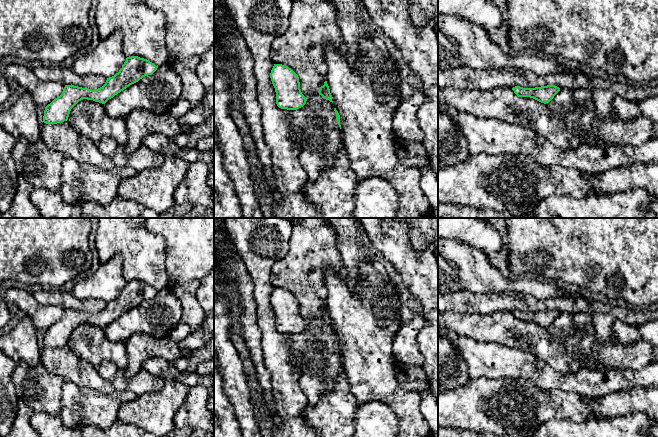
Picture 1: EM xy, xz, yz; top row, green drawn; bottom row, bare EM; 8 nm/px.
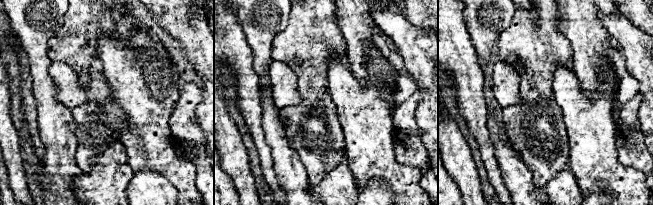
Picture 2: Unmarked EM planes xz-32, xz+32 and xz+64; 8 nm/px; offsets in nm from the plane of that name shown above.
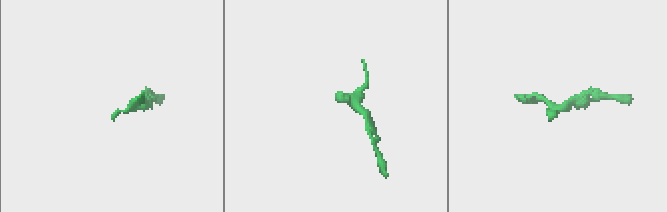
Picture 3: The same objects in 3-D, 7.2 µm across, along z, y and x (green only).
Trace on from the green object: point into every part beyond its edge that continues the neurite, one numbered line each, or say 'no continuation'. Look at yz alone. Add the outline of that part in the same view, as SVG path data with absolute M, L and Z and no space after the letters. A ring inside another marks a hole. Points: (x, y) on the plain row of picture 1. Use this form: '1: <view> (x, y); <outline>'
no continuation

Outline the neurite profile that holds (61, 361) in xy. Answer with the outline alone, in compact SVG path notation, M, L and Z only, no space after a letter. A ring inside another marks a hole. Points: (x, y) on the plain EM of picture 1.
M64 345L57 348L41 348L41 364L51 373L63 377L79 387L86 387L102 393L115 392L114 386L102 378L97 368L78 358Z

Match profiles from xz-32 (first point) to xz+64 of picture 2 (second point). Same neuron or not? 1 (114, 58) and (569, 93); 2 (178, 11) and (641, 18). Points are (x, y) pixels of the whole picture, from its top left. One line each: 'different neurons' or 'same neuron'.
1: same neuron
2: different neurons

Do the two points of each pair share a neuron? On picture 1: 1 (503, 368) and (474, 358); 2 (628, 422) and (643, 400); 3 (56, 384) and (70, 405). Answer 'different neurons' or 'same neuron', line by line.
1: same neuron
2: different neurons
3: different neurons

